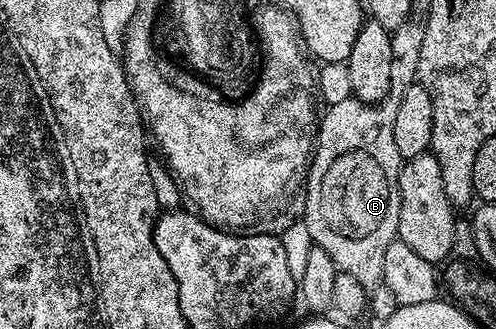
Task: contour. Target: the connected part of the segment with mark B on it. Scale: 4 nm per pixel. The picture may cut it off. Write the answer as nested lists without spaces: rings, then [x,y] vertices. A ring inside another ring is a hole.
[[[416,19],[404,21],[398,29],[392,30],[391,33],[391,87],[382,101],[376,105],[369,105],[365,101],[358,101],[356,97],[351,96],[343,99],[343,103],[335,103],[328,106],[324,111],[325,118],[322,116],[319,121],[319,128],[316,130],[315,152],[312,154],[312,164],[309,166],[308,180],[306,184],[306,203],[303,206],[303,220],[307,231],[311,231],[311,239],[314,246],[327,255],[337,264],[338,270],[357,280],[367,291],[372,291],[383,283],[383,259],[387,256],[387,247],[391,247],[393,241],[398,240],[397,228],[399,227],[399,175],[403,158],[399,155],[399,147],[395,147],[395,111],[399,111],[399,99],[407,87],[417,81],[417,68],[419,67],[419,47],[423,43],[425,34],[425,25],[417,22]]]

